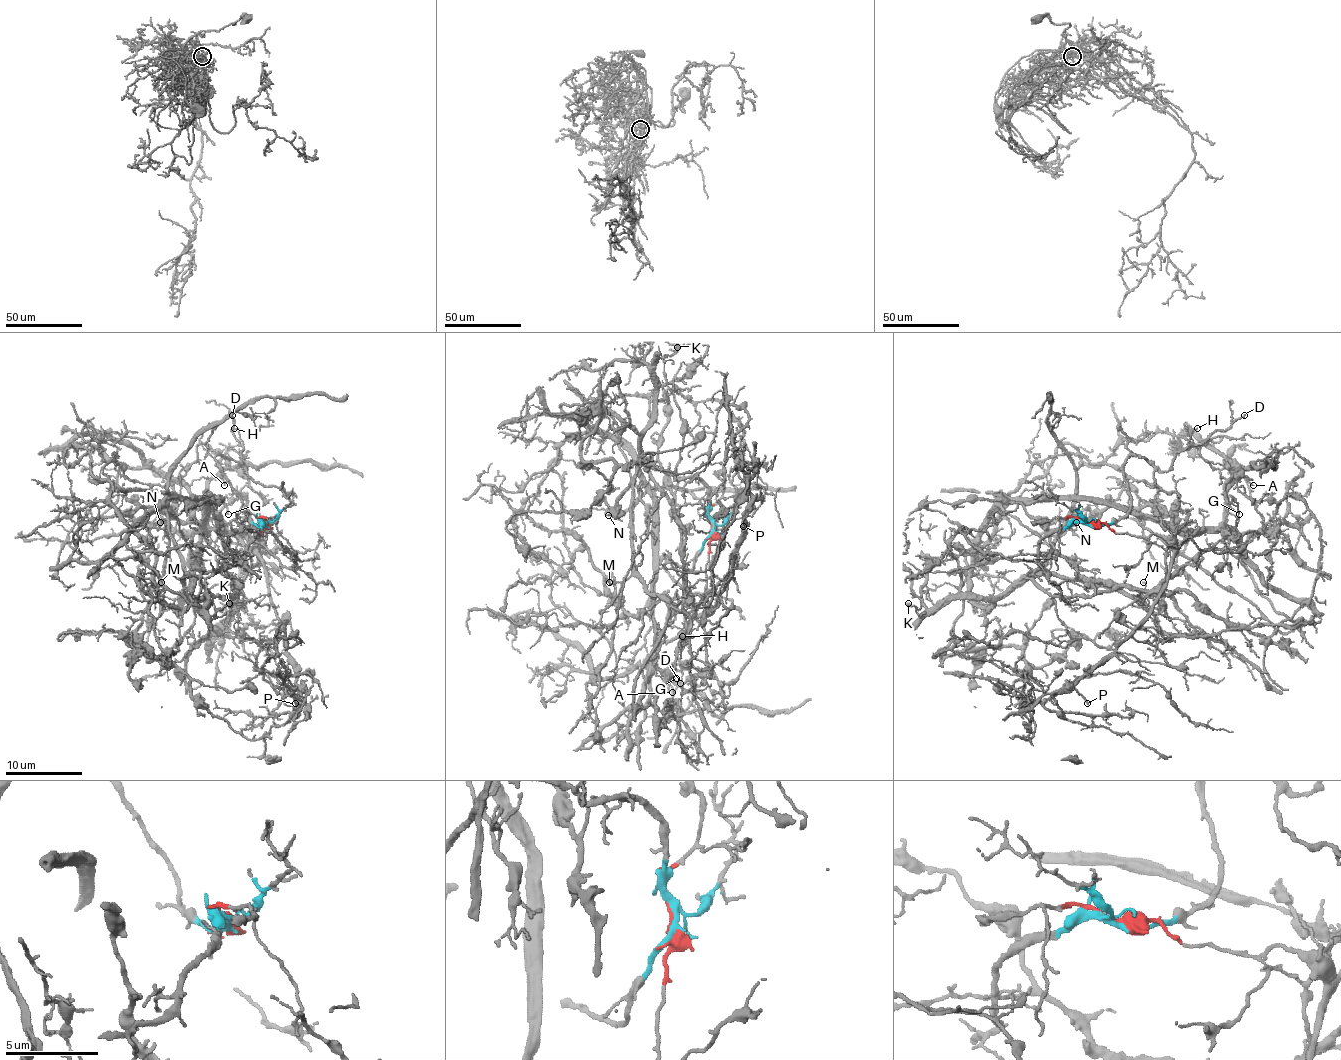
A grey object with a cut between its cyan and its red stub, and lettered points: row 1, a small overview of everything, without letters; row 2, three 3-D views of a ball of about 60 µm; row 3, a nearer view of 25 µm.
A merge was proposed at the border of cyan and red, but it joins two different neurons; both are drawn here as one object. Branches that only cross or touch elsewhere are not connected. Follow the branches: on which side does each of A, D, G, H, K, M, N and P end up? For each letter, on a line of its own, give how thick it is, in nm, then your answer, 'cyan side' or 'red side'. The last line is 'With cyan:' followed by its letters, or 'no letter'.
A: calibre 110 nm; red side
D: calibre 140 nm; cyan side
G: calibre 120 nm; red side
H: calibre 150 nm; cyan side
K: calibre 280 nm; cyan side
M: calibre 130 nm; cyan side
N: calibre 120 nm; cyan side
P: calibre 140 nm; red side
With cyan: D, H, K, M, N

